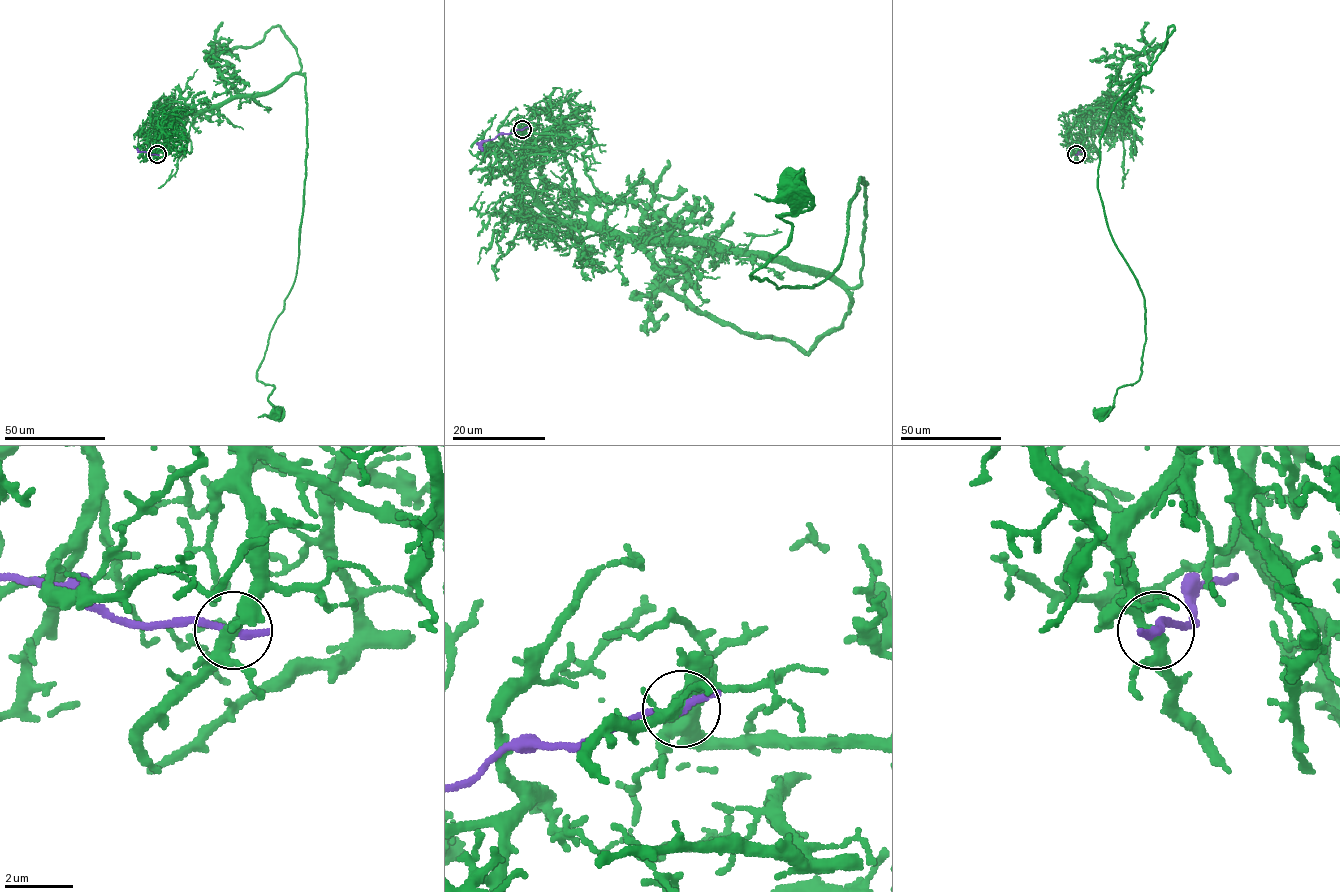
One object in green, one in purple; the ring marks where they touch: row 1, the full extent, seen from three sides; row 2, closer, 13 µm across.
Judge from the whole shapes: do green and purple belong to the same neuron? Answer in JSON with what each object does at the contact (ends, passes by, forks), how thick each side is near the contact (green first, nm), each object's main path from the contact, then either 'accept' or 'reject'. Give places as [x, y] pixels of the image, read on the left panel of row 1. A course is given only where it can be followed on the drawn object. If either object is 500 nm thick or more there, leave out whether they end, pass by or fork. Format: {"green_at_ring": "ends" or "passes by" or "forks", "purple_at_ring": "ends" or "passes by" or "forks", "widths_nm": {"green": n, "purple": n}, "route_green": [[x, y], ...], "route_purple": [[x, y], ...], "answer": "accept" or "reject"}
{"green_at_ring": "forks", "purple_at_ring": "ends", "widths_nm": {"green": 280, "purple": 280}, "route_green": [[157, 154], [156, 121], [265, 94], [304, 73], [296, 276], [257, 371], [274, 387], [274, 414]], "route_purple": [[157, 154], [139, 151], [137, 148]], "answer": "reject"}

